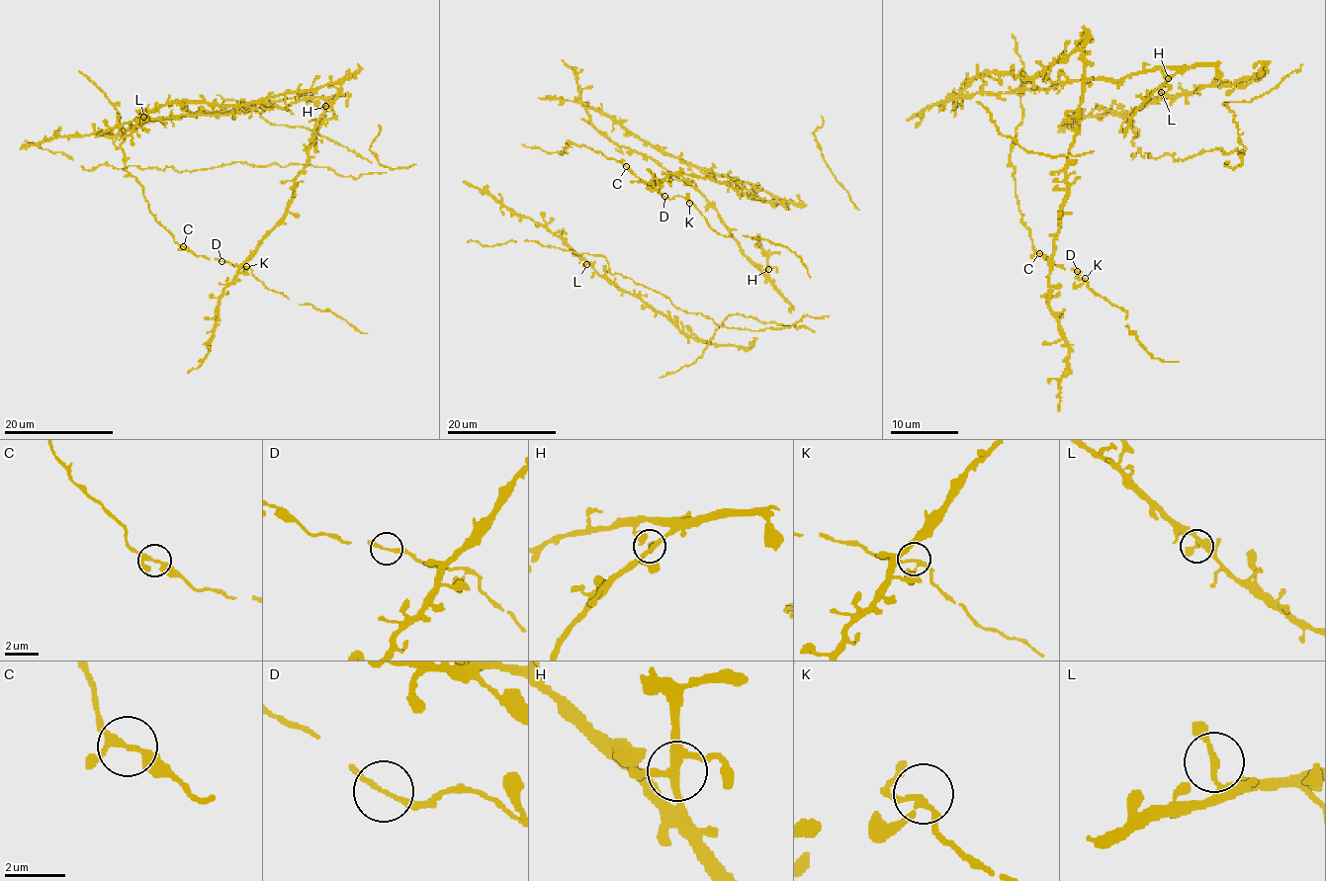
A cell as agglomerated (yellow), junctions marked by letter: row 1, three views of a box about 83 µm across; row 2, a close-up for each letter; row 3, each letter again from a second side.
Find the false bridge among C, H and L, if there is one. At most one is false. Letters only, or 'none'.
none

